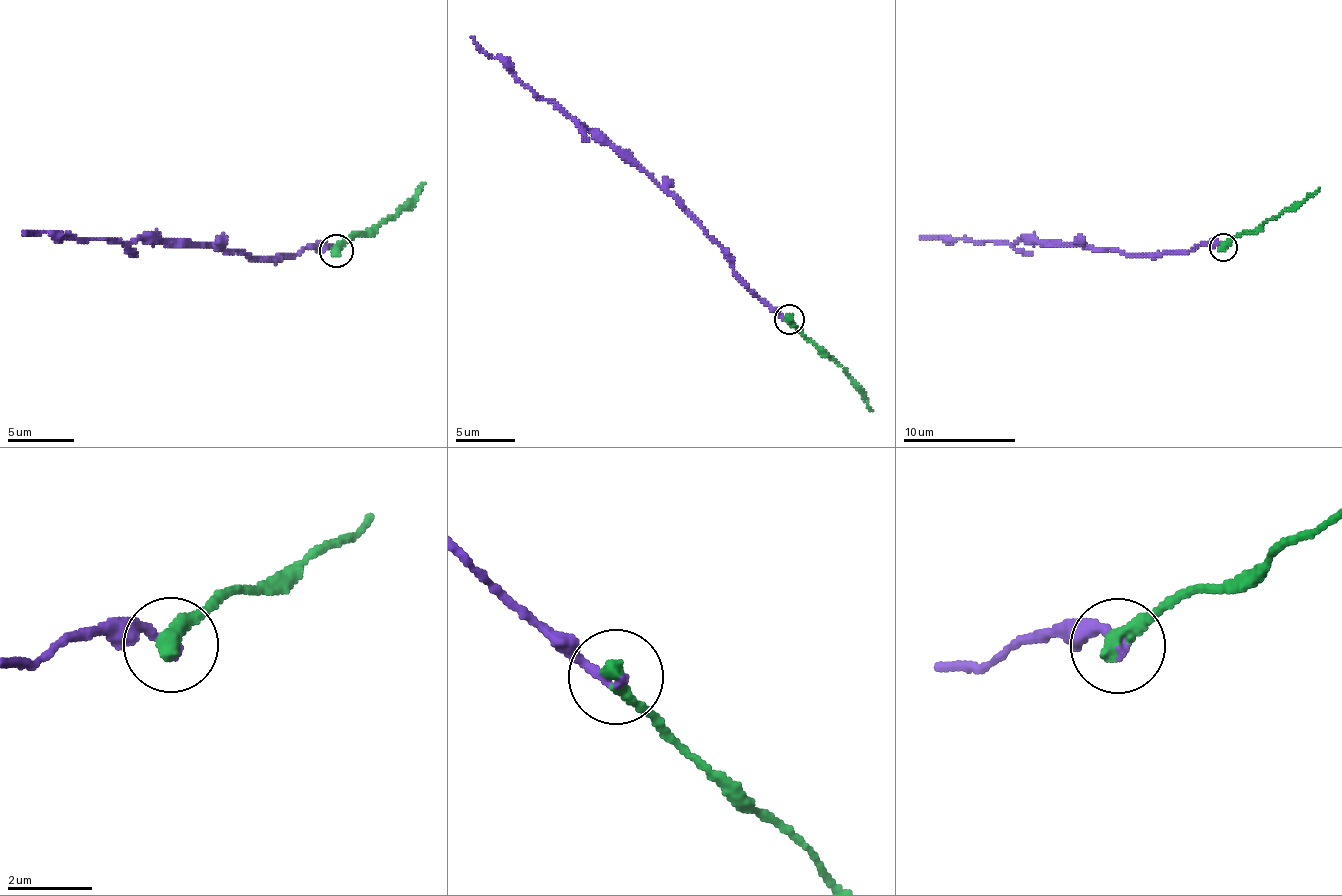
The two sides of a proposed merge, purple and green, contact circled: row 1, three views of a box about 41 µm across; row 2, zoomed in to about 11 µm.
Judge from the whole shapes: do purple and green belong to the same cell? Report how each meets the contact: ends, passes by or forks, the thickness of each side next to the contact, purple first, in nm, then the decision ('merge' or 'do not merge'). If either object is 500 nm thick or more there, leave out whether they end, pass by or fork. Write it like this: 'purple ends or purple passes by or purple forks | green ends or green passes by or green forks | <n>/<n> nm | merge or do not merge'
purple ends | green ends | 190/420 nm | merge

